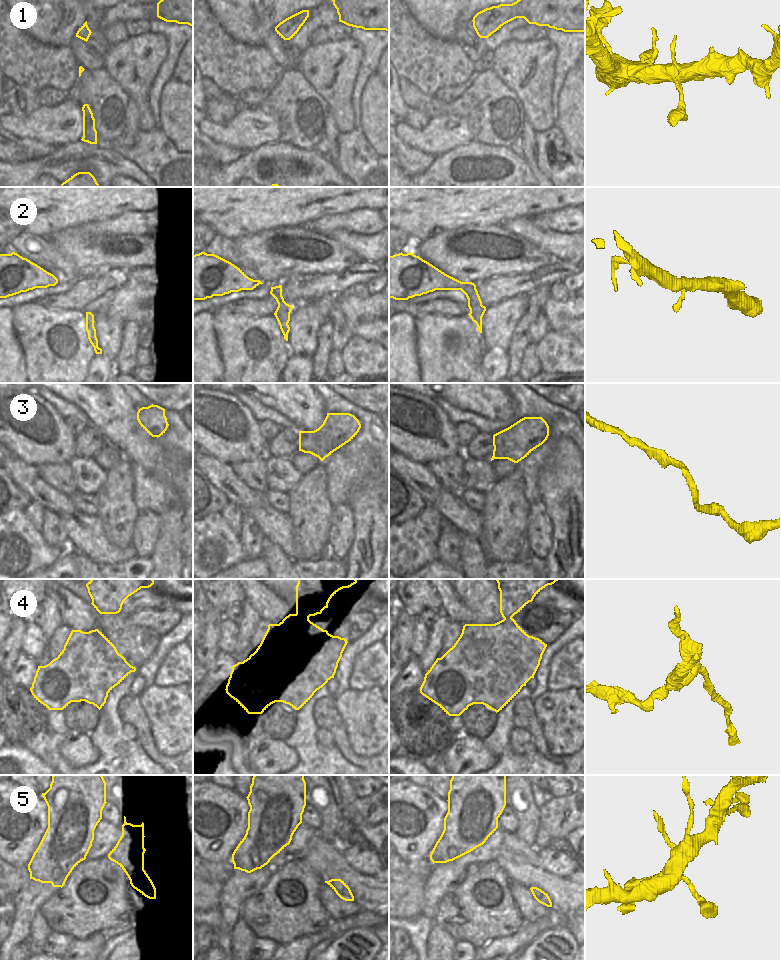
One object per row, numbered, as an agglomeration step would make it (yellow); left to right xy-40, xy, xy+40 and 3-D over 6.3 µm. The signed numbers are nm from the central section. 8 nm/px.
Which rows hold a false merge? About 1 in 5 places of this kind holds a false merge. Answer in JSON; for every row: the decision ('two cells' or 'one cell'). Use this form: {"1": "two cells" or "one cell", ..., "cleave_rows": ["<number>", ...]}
{"1": "one cell", "2": "one cell", "3": "one cell", "4": "two cells", "5": "one cell", "cleave_rows": ["4"]}

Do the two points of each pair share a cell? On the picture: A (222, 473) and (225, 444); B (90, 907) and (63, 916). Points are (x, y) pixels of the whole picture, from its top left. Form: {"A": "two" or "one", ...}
{"A": "two", "B": "one"}

